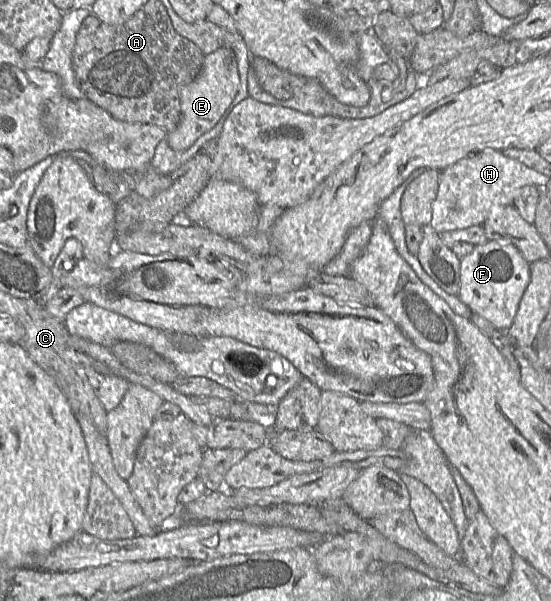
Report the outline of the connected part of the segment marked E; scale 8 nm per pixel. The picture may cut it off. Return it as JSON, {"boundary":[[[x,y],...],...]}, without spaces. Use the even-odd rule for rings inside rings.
{"boundary":[[[222,48],[206,55],[198,76],[181,90],[181,120],[167,135],[169,146],[174,151],[185,151],[200,136],[212,129],[235,99],[239,85],[237,61],[230,50]]]}

